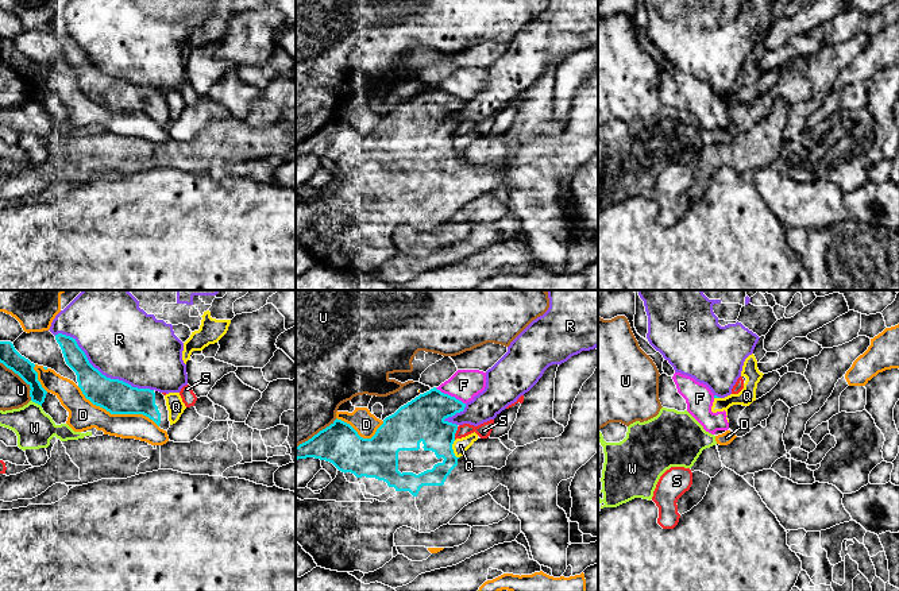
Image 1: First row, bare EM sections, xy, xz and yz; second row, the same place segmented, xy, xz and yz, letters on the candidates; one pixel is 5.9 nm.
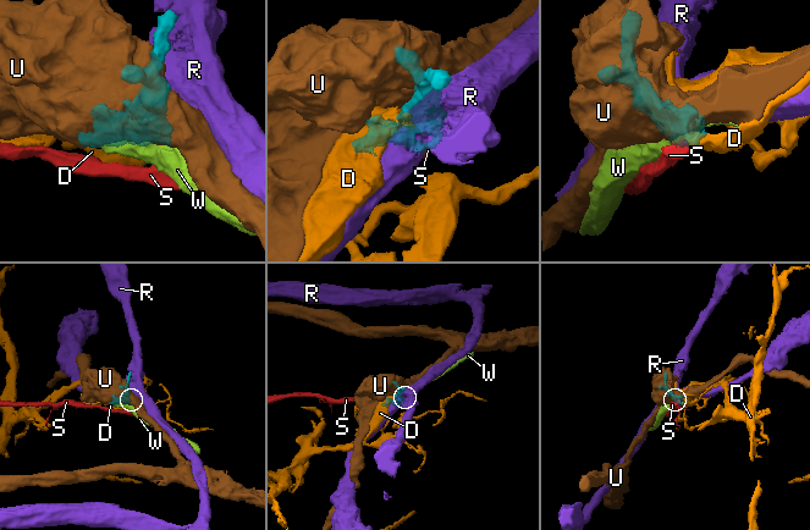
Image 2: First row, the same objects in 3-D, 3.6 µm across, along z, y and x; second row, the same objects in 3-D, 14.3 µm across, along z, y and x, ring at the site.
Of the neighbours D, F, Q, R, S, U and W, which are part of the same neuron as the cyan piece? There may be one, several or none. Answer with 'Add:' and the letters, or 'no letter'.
Add: no letter

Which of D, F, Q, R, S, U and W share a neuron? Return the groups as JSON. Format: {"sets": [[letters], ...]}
{"sets": [["D"], ["F", "Q"], ["R"], ["S"], ["U"], ["W"]]}

